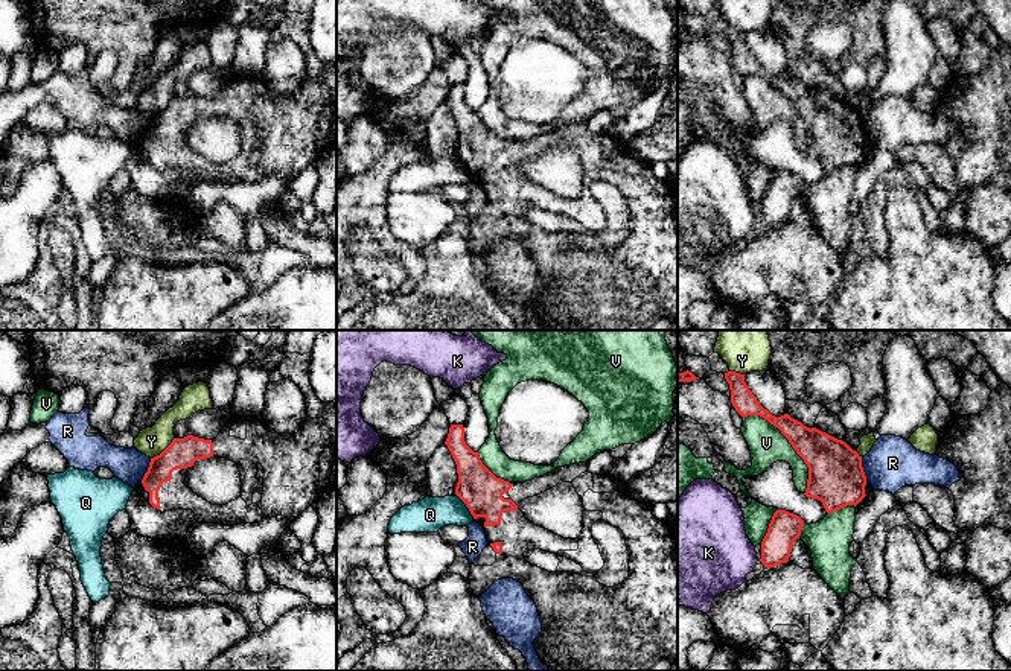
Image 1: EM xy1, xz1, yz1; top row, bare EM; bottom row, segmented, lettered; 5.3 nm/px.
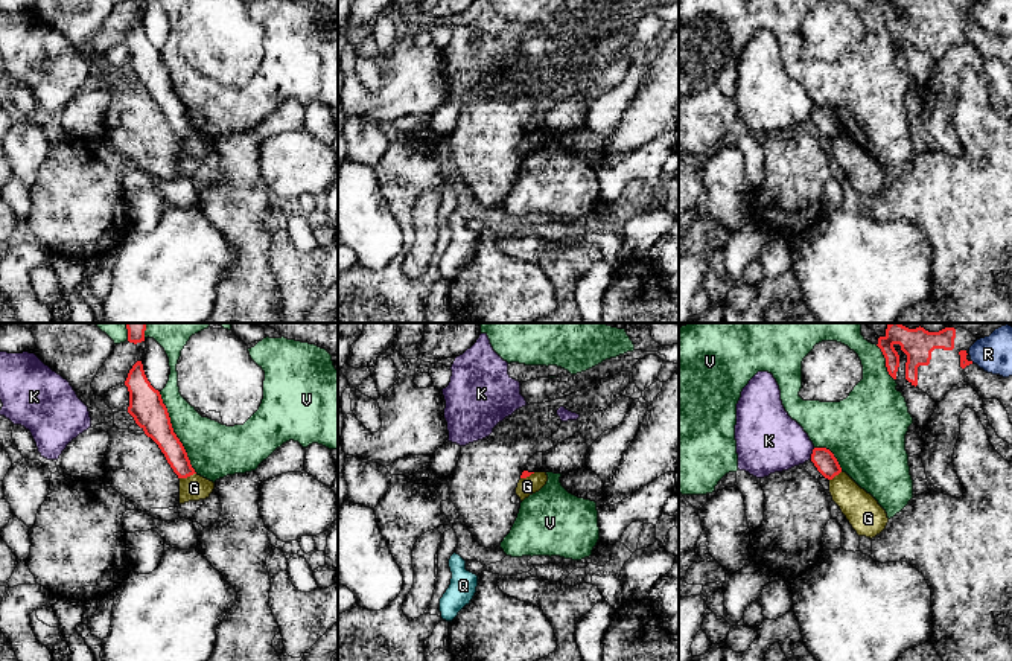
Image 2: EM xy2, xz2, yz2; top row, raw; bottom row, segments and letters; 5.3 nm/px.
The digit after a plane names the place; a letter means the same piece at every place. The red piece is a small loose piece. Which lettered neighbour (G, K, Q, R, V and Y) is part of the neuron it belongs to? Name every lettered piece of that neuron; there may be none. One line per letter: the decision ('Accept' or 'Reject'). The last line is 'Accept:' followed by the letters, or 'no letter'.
G: Reject
K: Reject
Q: Reject
R: Reject
V: Reject
Y: Reject
Accept: no letter

